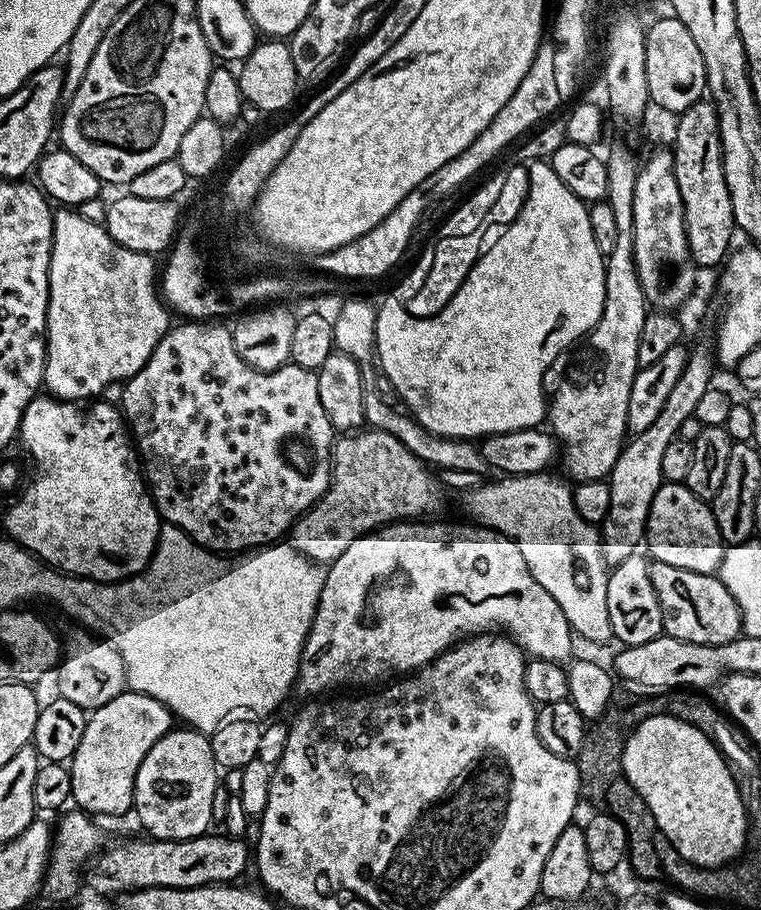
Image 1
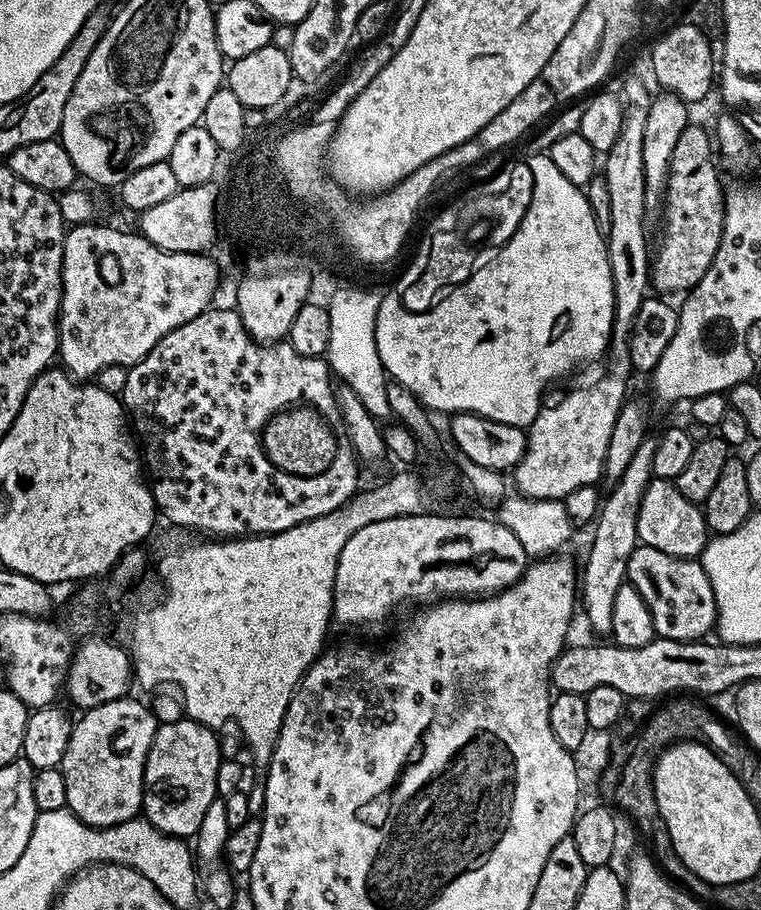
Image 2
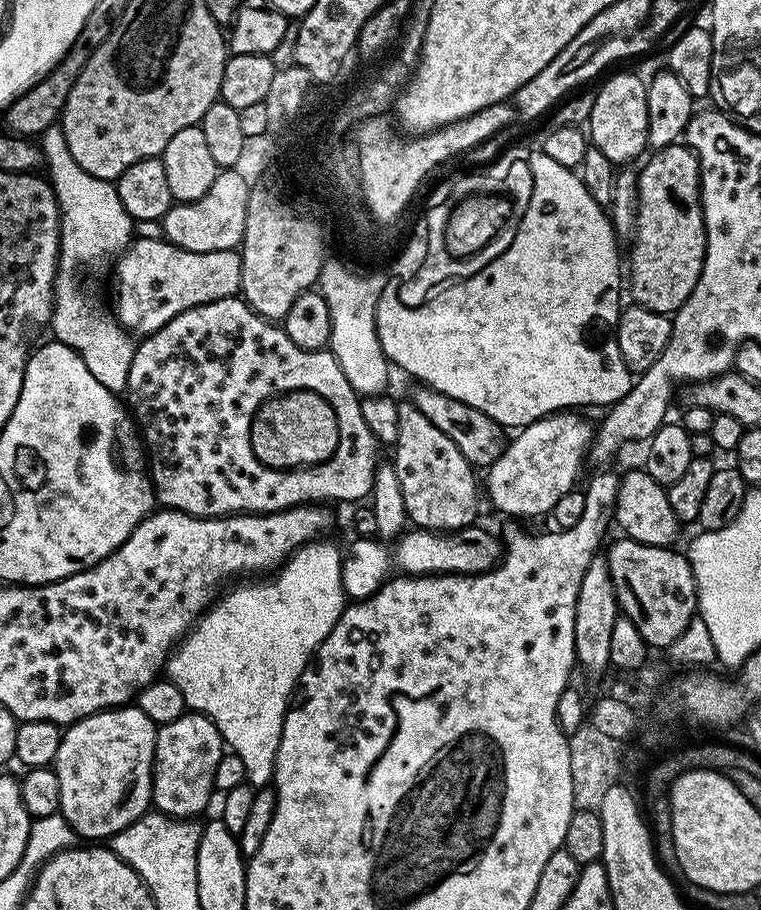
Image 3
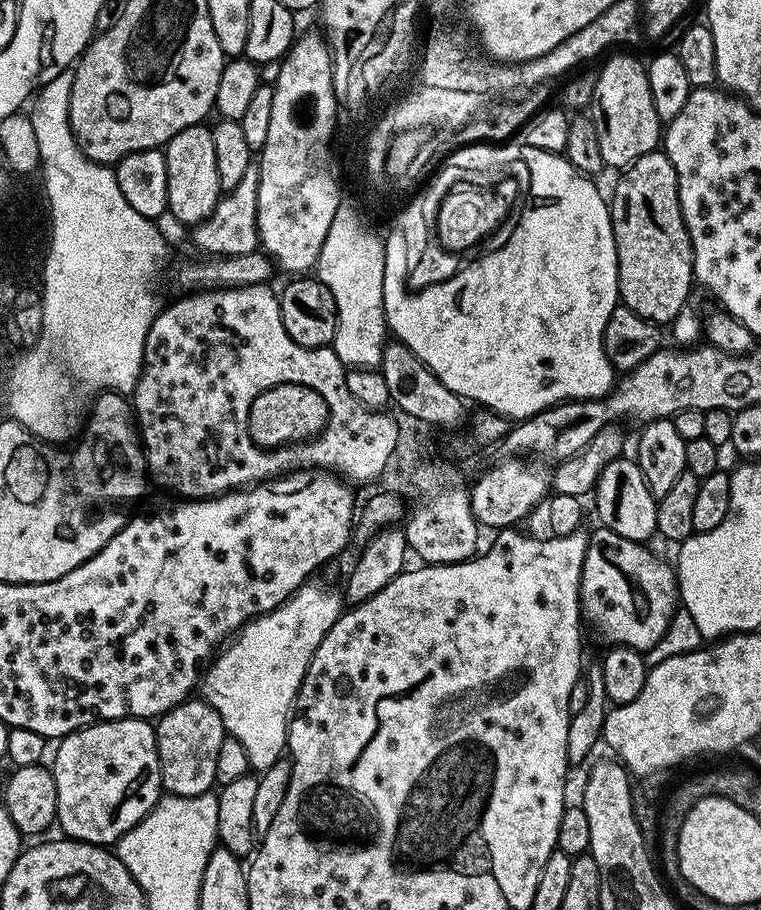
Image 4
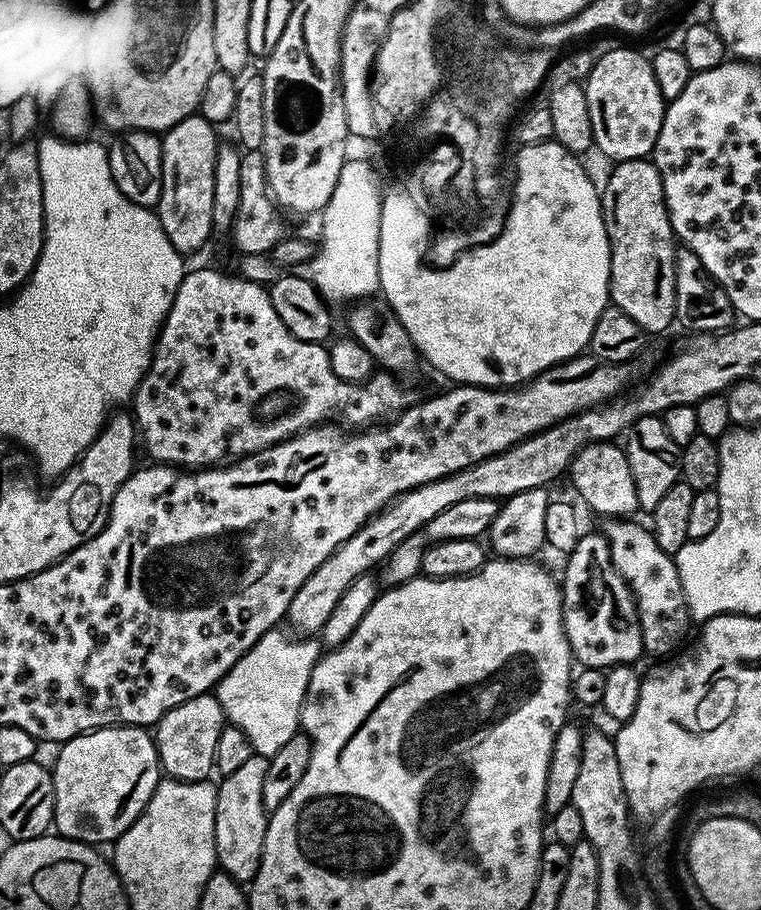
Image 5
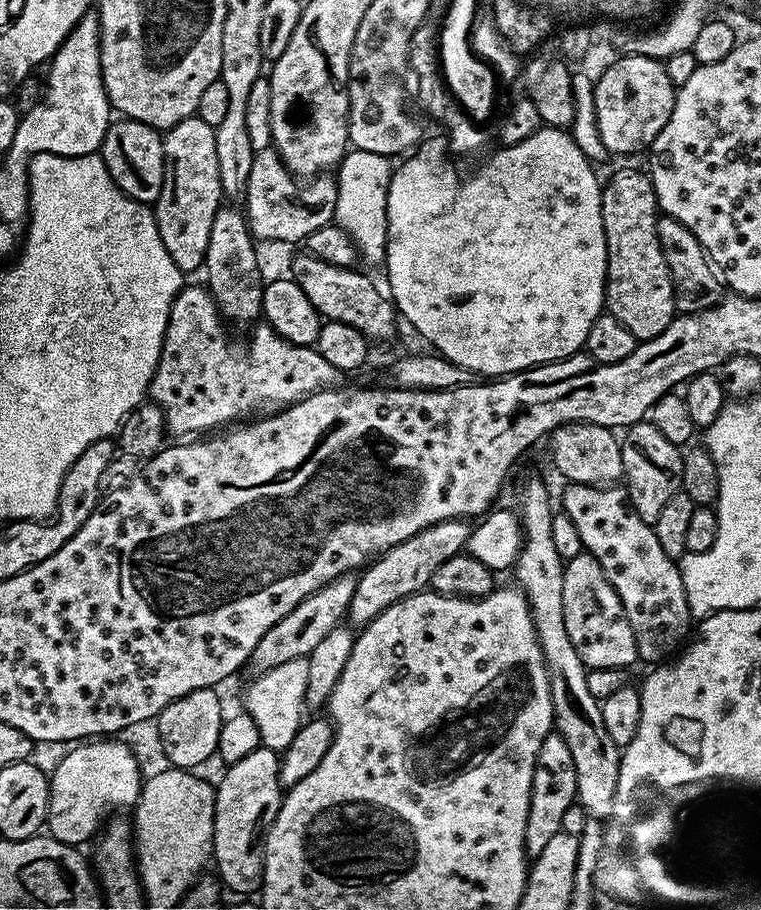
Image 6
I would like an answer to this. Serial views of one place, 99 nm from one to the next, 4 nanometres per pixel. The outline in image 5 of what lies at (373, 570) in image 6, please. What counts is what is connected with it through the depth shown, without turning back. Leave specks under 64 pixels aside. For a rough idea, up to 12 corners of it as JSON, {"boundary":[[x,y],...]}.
{"boundary":[[475,496],[442,510],[382,565],[385,585],[421,575],[422,558],[443,540],[474,540],[501,505]]}

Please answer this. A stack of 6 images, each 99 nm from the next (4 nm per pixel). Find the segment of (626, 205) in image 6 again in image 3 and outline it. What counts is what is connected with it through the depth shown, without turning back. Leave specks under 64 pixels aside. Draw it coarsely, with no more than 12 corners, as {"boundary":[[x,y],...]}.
{"boundary":[[683,142],[636,178],[632,297],[674,314],[704,265],[700,167]]}

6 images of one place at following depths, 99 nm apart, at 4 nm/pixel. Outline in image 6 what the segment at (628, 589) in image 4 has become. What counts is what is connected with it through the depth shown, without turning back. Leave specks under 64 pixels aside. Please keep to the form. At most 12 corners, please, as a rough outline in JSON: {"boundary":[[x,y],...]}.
{"boundary":[[589,552],[565,563],[566,634],[585,668],[628,670],[634,630]]}

